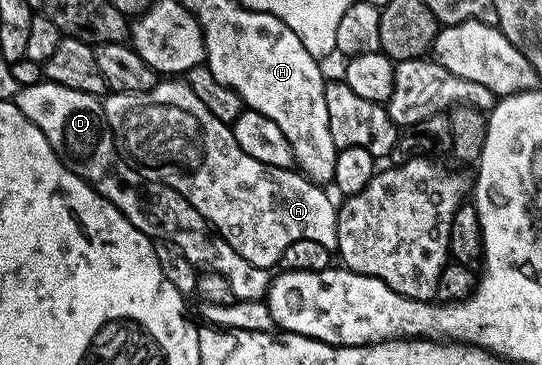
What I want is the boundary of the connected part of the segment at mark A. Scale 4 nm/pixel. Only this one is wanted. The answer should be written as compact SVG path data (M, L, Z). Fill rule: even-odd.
M161 79L155 87L151 87L151 91L110 92L103 104L105 120L113 130L122 154L142 170L154 169L157 172L154 174L179 191L179 195L183 195L183 199L187 199L187 203L191 203L191 207L209 221L209 226L224 241L231 243L243 259L247 259L247 263L272 270L295 239L315 239L315 243L323 243L323 247L336 250L338 206L335 201L333 205L332 199L325 194L326 190L296 168L280 169L259 163L259 159L251 159L251 155L235 143L231 126L223 123L223 119L215 119L207 103L203 103L203 99L199 99L184 80Z

